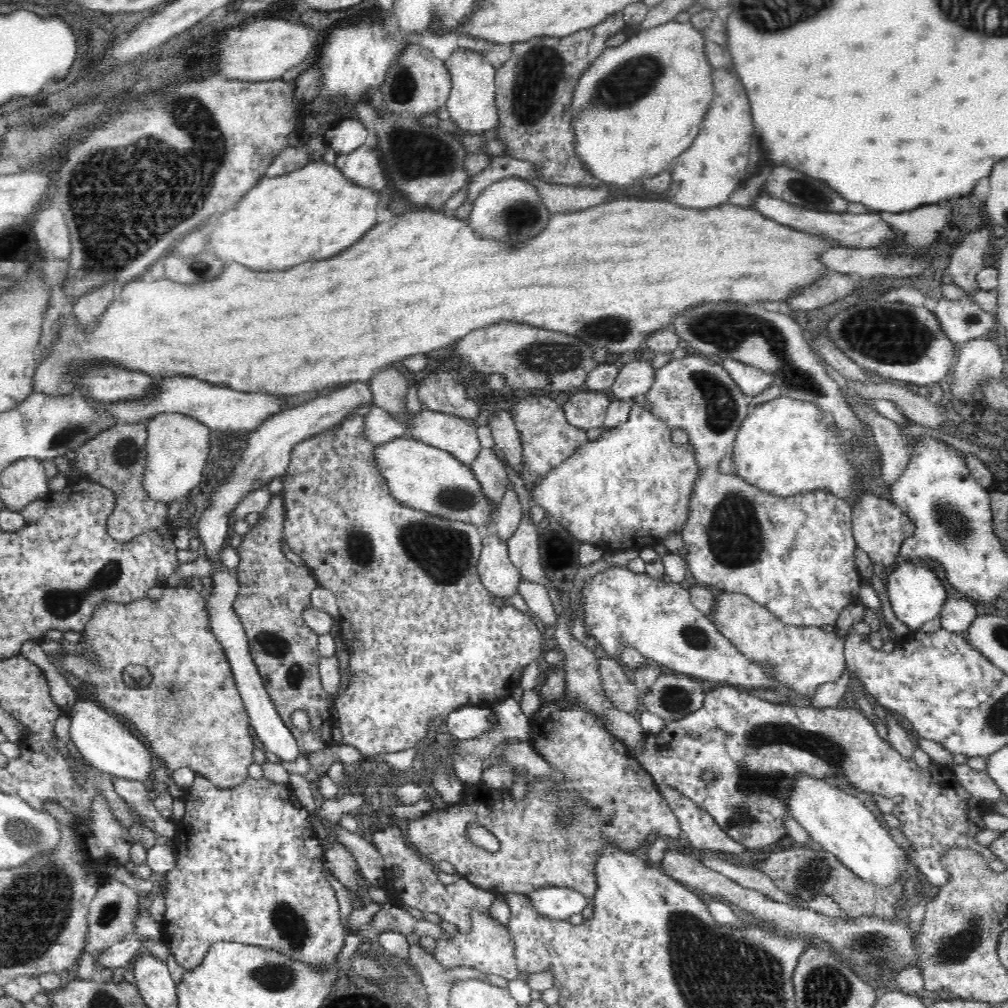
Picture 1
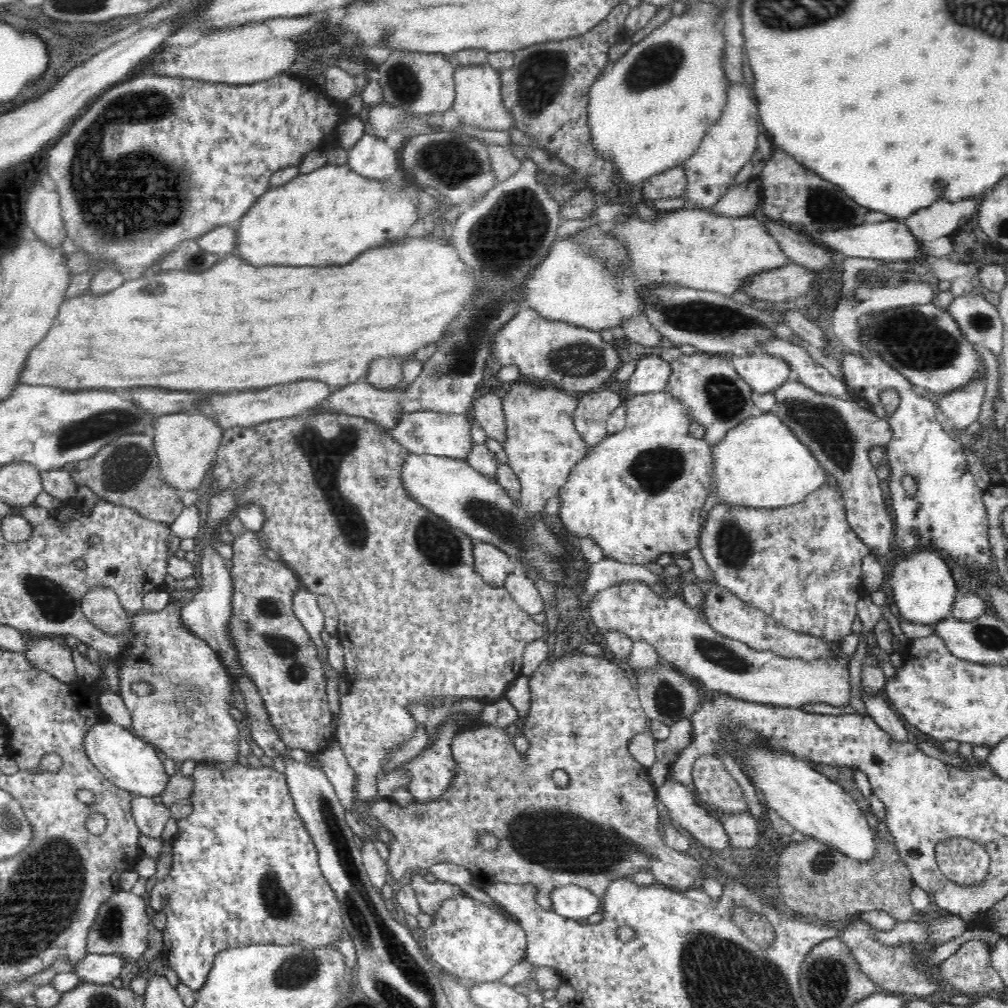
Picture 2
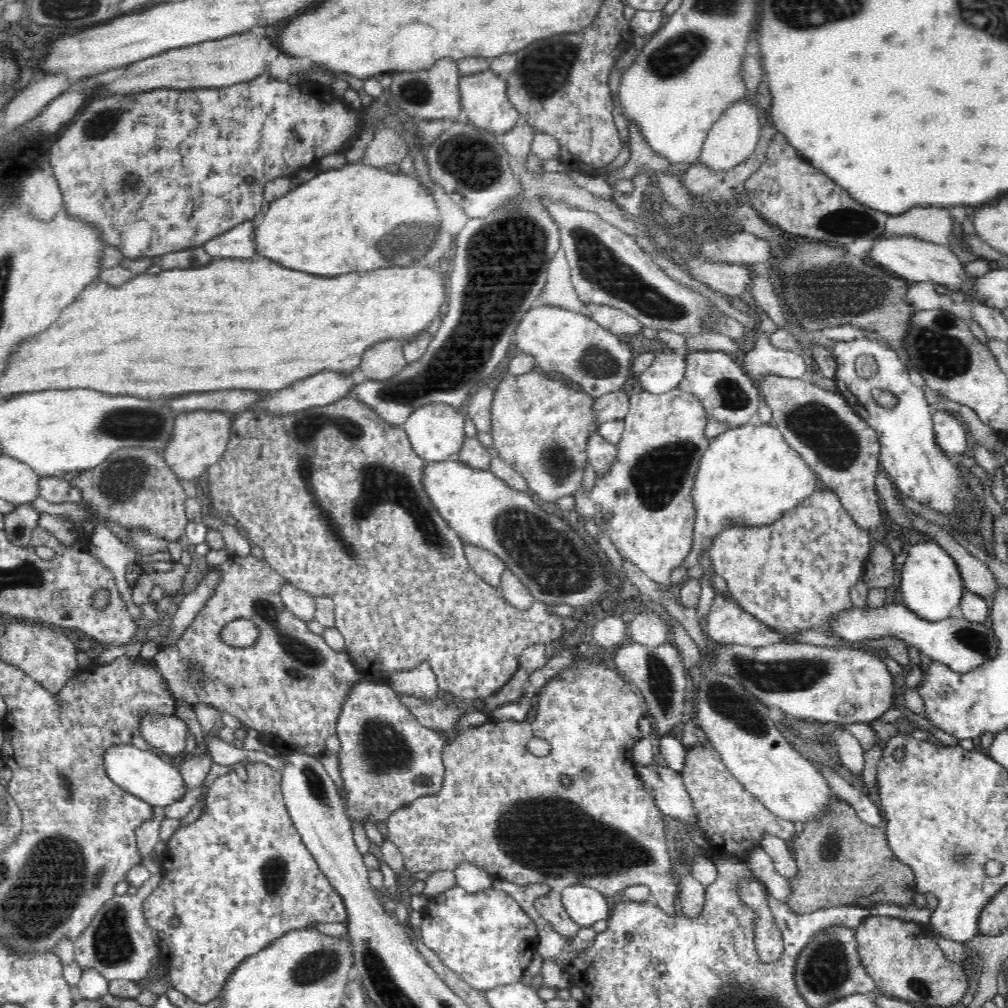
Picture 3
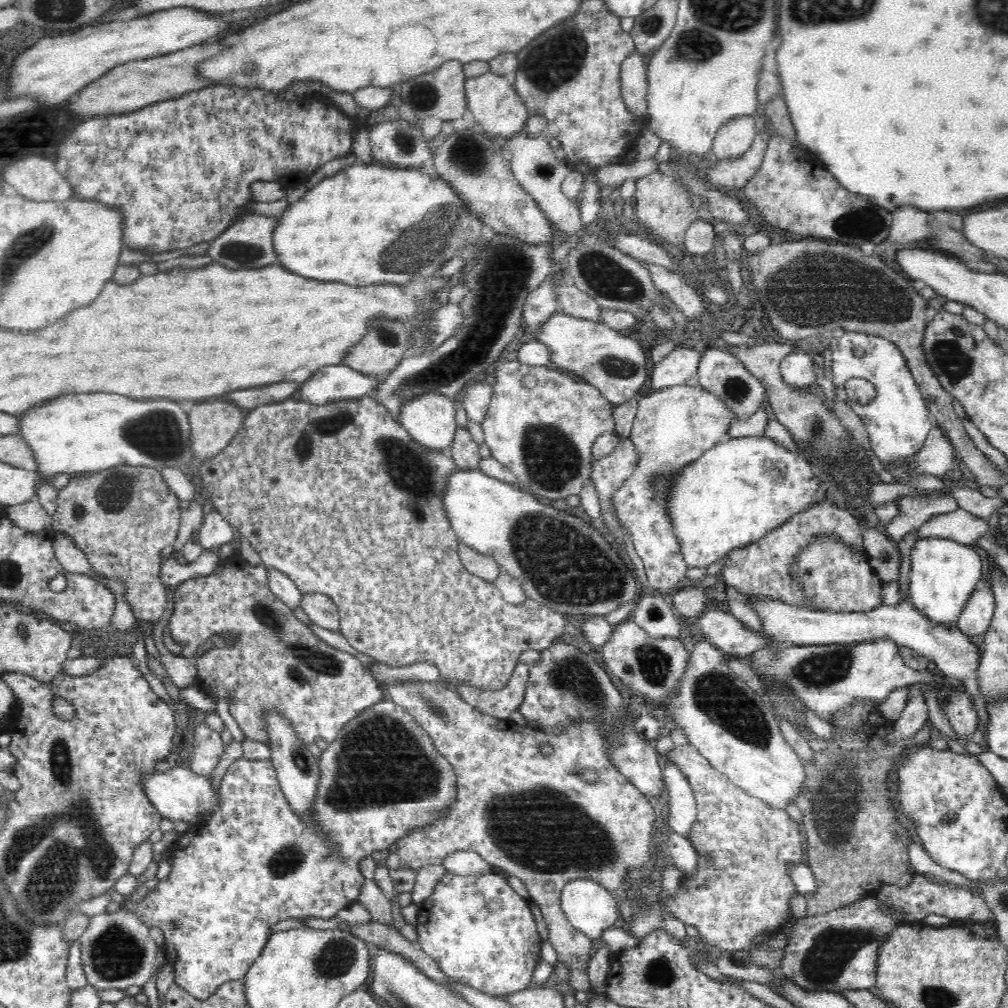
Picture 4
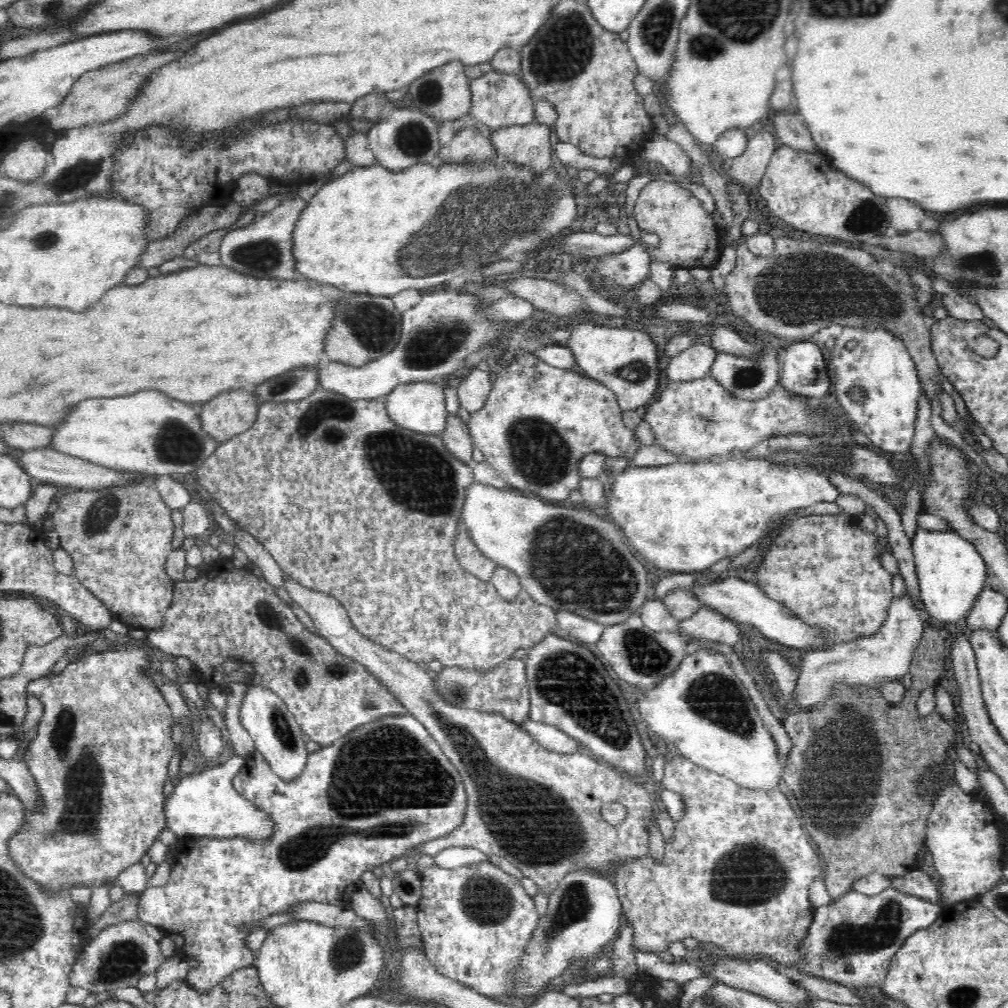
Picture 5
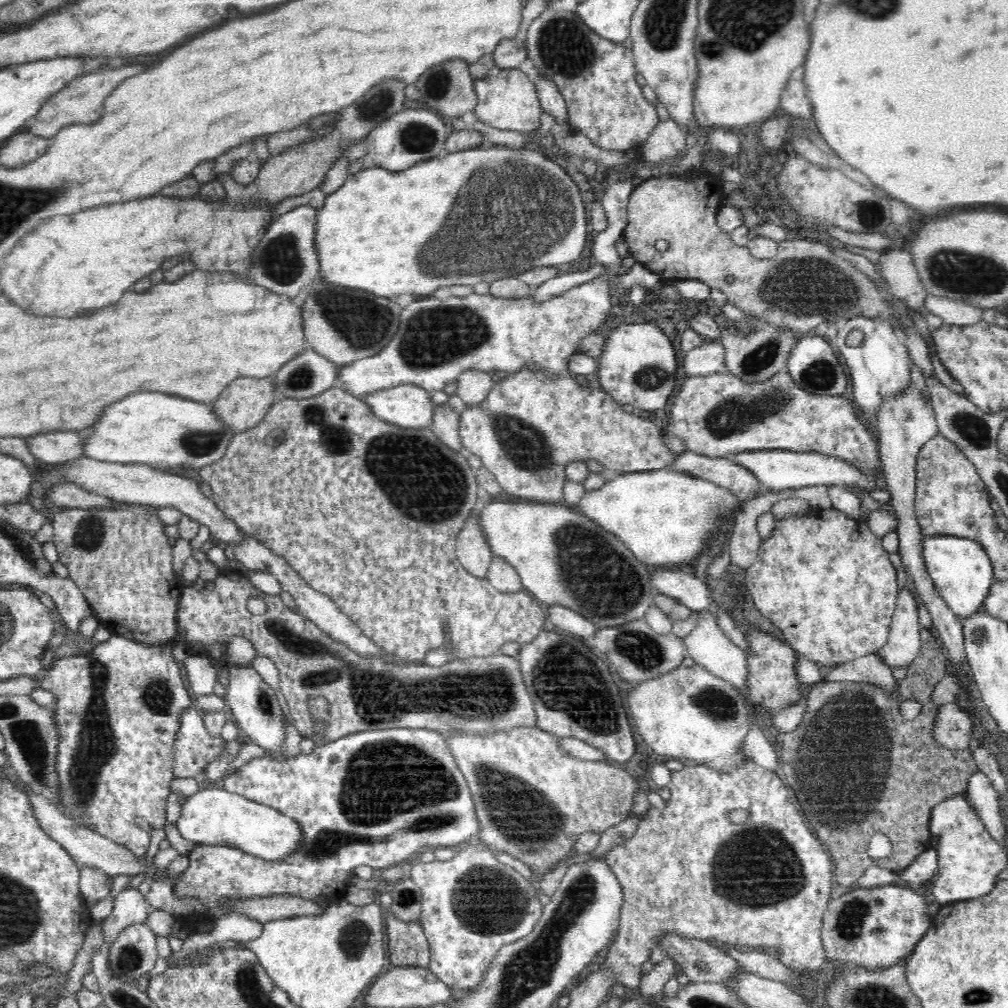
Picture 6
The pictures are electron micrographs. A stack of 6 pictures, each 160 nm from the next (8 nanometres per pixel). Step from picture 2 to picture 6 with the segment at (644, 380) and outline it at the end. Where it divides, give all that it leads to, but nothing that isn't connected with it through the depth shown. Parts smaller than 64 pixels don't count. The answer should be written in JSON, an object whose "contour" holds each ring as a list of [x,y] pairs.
{"contour":[[[720,340],[711,341],[684,355],[682,368],[686,377],[709,376],[724,370],[724,347]]]}

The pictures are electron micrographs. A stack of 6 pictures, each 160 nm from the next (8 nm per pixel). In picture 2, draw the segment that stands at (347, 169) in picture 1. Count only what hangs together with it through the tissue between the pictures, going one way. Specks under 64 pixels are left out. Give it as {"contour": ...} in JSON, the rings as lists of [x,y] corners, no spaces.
{"contour":[[[364,135],[348,149],[346,165],[364,178],[396,179],[400,152],[391,149],[382,137]]]}

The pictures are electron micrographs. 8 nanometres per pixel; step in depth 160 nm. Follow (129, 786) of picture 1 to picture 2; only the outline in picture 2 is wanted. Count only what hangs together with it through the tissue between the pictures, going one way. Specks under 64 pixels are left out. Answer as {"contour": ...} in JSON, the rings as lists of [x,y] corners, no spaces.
{"contour":[[[133,794],[132,816],[140,833],[150,837],[162,836],[166,821],[171,817],[171,810],[156,798],[146,798]]]}

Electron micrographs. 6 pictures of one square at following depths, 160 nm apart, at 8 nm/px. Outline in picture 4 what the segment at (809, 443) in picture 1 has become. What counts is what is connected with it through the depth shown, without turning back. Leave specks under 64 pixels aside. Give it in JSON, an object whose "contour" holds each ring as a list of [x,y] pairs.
{"contour":[[[762,435],[728,438],[690,462],[668,490],[668,515],[688,568],[708,567],[734,550],[748,548],[812,504],[818,483],[807,459]]]}

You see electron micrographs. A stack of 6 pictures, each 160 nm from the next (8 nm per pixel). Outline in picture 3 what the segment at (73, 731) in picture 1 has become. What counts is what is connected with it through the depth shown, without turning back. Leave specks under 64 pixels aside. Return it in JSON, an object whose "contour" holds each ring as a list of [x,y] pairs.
{"contour":[[[118,744],[104,754],[104,761],[107,774],[112,779],[112,782],[123,787],[130,794],[135,794],[137,797],[142,798],[152,806],[166,808],[176,801],[182,800],[188,792],[188,786],[183,781],[179,767],[168,761],[166,762],[164,758],[158,755],[156,750],[141,750],[136,746]]]}

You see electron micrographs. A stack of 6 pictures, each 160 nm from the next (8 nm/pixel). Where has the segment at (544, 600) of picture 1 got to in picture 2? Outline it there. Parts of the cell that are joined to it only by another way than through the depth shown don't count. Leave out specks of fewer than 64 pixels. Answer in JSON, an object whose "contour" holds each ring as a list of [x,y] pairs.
{"contour":[[[514,572],[505,579],[505,588],[523,612],[530,616],[544,613],[545,603],[540,591],[528,576]]]}

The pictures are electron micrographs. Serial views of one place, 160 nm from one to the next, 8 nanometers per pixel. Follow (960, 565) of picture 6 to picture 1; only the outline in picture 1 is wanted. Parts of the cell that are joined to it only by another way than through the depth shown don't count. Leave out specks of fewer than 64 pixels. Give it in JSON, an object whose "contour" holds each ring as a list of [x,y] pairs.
{"contour":[[[907,560],[888,576],[888,584],[886,584],[886,592],[888,600],[892,605],[892,610],[896,618],[904,623],[914,632],[920,630],[921,626],[928,621],[940,618],[943,612],[943,606],[948,600],[946,588],[942,586],[942,582],[932,569],[926,564],[918,561]]]}

